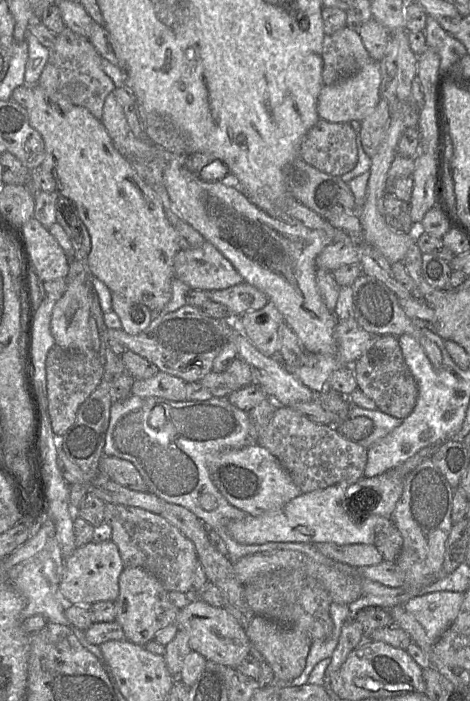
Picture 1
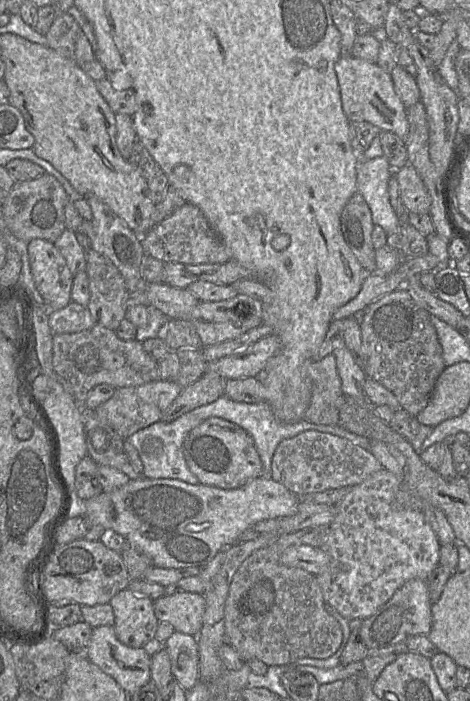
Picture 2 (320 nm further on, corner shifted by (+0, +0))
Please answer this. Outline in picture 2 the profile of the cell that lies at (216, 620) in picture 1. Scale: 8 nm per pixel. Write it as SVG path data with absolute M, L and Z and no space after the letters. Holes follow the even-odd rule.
M179 592L164 595L153 603L159 622L171 624L175 631L197 637L204 620L206 598L204 594Z

